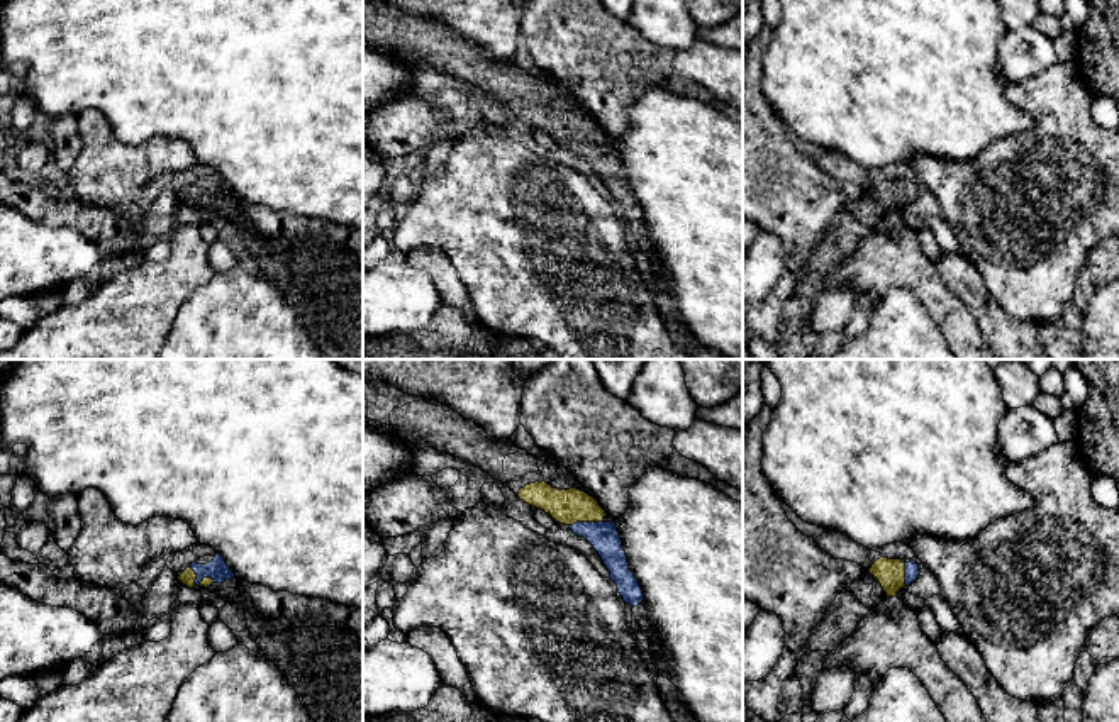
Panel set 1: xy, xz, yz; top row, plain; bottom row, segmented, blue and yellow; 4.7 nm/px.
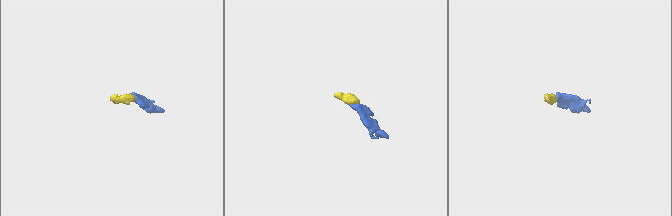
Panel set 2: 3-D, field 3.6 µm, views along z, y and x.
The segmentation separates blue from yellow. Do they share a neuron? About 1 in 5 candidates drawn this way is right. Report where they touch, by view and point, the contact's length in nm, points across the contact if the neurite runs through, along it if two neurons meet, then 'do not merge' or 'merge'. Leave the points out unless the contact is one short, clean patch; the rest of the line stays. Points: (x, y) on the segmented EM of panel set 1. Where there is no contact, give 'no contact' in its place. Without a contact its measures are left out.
contact xy (197, 585); length 150 nm; way xy (217, 570), (197, 585), (189, 577); merge

